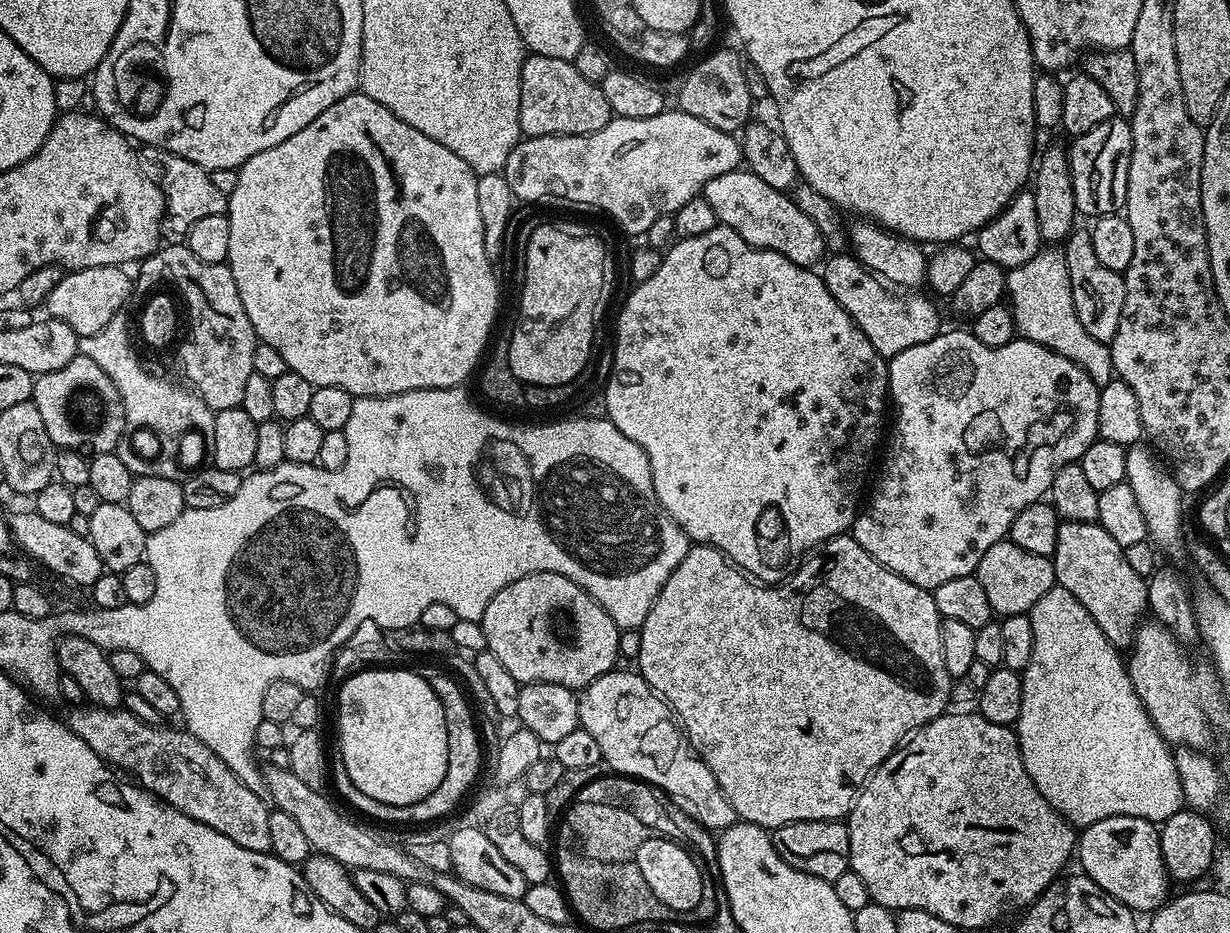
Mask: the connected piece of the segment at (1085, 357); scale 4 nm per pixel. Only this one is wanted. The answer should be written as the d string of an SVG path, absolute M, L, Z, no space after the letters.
M1048 246L1030 262L1007 269L1006 292L1010 297L1012 317L1016 320L1017 333L1023 339L1046 346L1062 358L1070 358L1097 386L1111 382L1116 376L1111 347L1094 338L1078 322L1078 310L1074 310L1074 294L1070 290L1070 274L1066 270L1063 251Z

